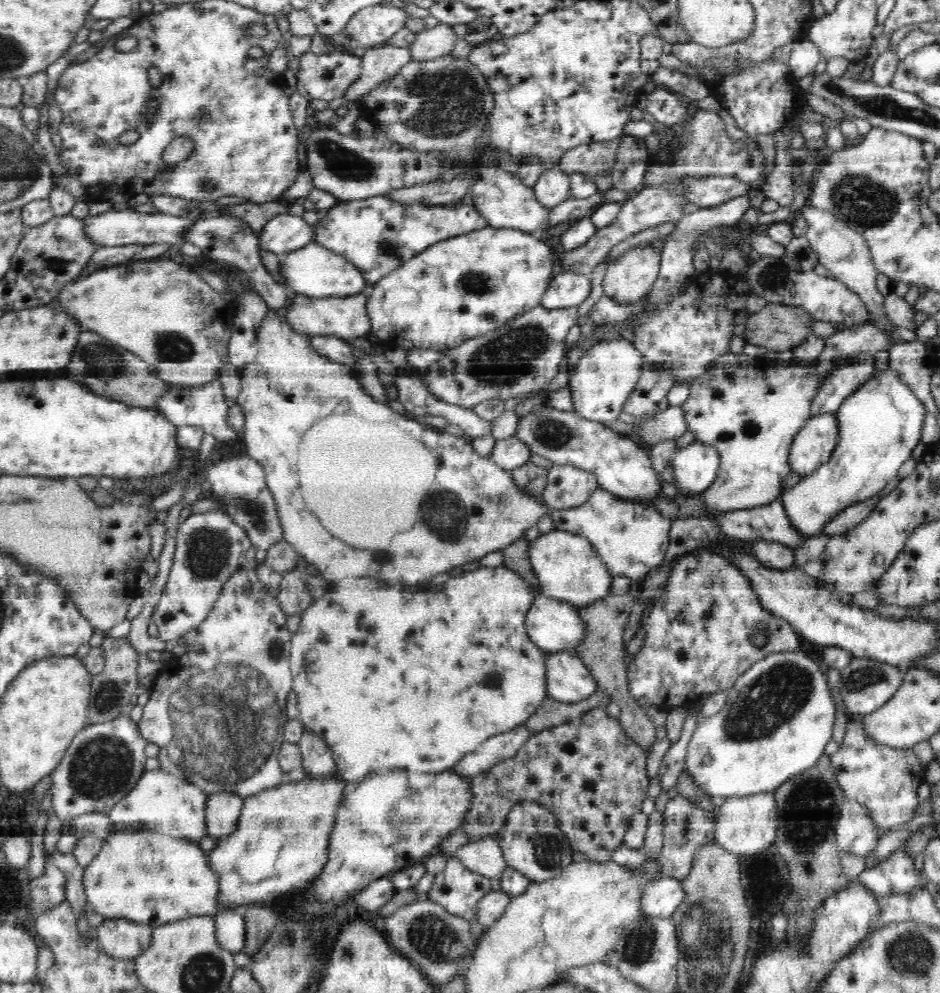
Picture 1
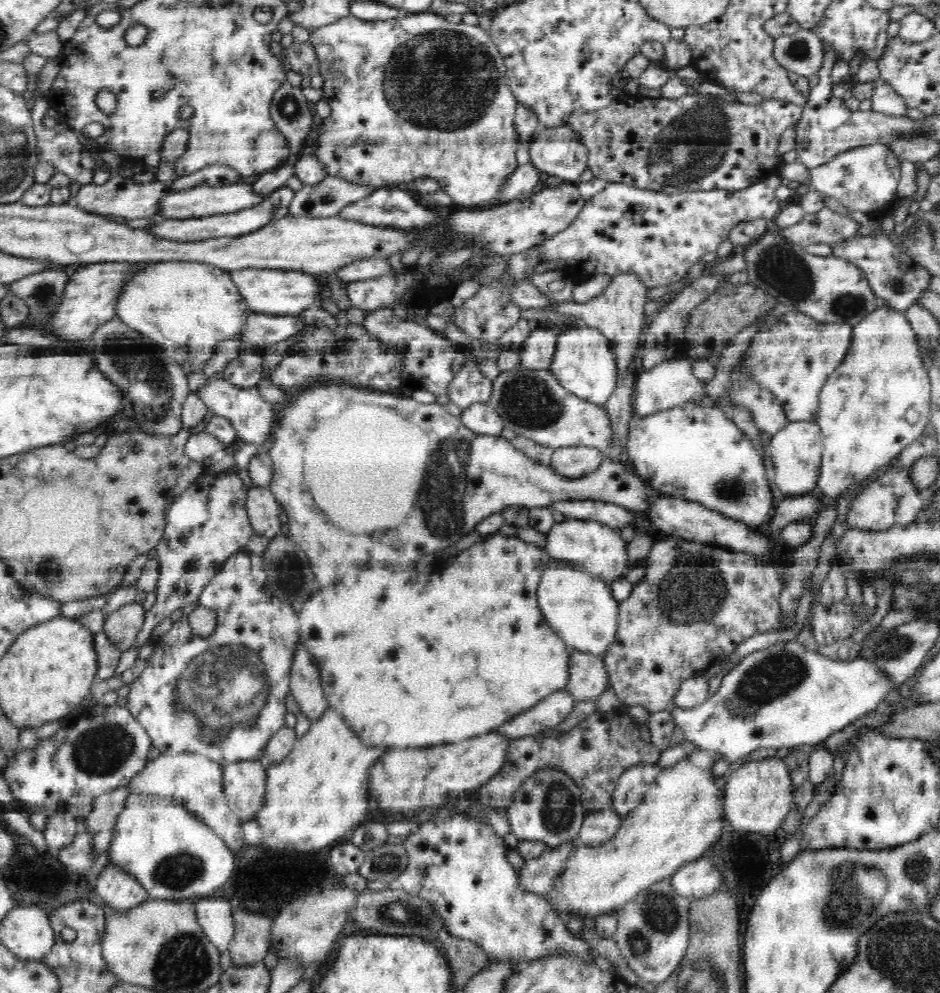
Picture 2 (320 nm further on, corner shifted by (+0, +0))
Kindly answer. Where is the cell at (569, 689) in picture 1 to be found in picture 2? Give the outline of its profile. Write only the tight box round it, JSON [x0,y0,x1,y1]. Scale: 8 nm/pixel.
[568,649,609,701]

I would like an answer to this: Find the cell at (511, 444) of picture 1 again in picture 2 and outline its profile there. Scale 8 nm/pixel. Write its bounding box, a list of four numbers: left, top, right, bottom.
[459,402,504,436]

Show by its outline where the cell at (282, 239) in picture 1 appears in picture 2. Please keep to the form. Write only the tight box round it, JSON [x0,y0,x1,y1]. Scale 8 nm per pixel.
[145,197,276,242]

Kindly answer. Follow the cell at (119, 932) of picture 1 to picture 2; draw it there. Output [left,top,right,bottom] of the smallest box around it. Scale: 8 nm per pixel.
[95,862,149,912]

